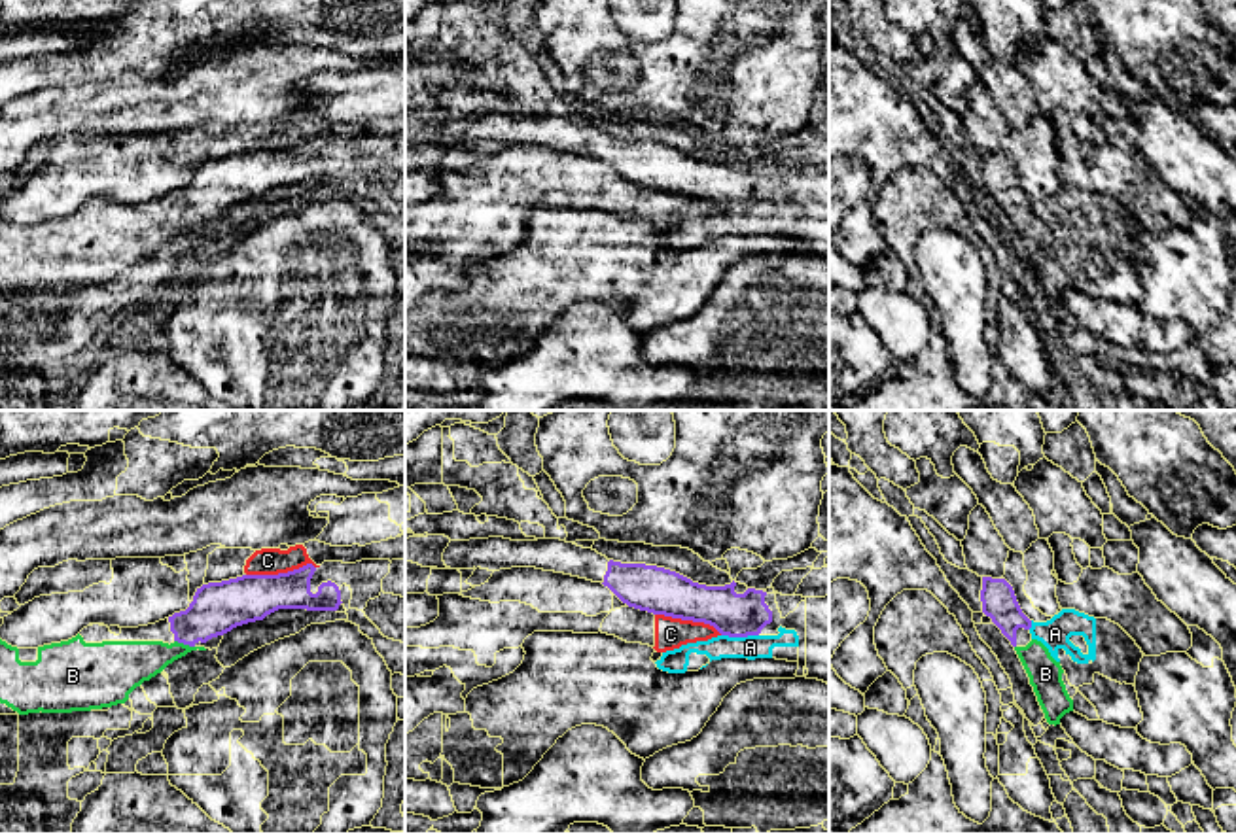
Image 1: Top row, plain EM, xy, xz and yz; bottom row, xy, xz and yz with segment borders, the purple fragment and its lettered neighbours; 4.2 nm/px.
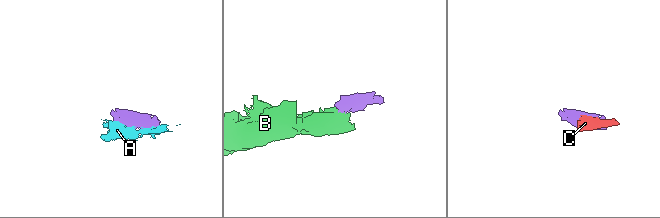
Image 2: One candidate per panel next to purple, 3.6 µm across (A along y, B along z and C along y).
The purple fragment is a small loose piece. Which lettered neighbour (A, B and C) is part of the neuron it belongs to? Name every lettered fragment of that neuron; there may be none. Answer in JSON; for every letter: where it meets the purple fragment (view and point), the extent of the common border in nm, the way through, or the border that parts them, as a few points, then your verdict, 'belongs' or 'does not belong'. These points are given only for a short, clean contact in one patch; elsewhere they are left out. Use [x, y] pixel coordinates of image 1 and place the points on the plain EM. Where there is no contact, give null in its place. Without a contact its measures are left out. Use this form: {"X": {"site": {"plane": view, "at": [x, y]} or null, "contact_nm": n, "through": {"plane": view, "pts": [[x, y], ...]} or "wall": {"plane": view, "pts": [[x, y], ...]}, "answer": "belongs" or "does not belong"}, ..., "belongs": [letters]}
{"A": {"site": {"plane": "xz", "at": [741, 212]}, "contact_nm": 160, "answer": "belongs"}, "B": {"site": {"plane": "xy", "at": [184, 220]}, "contact_nm": 90, "answer": "belongs"}, "C": {"site": {"plane": "xy", "at": [281, 150]}, "contact_nm": 300, "answer": "does not belong"}, "belongs": ["A", "B"]}

